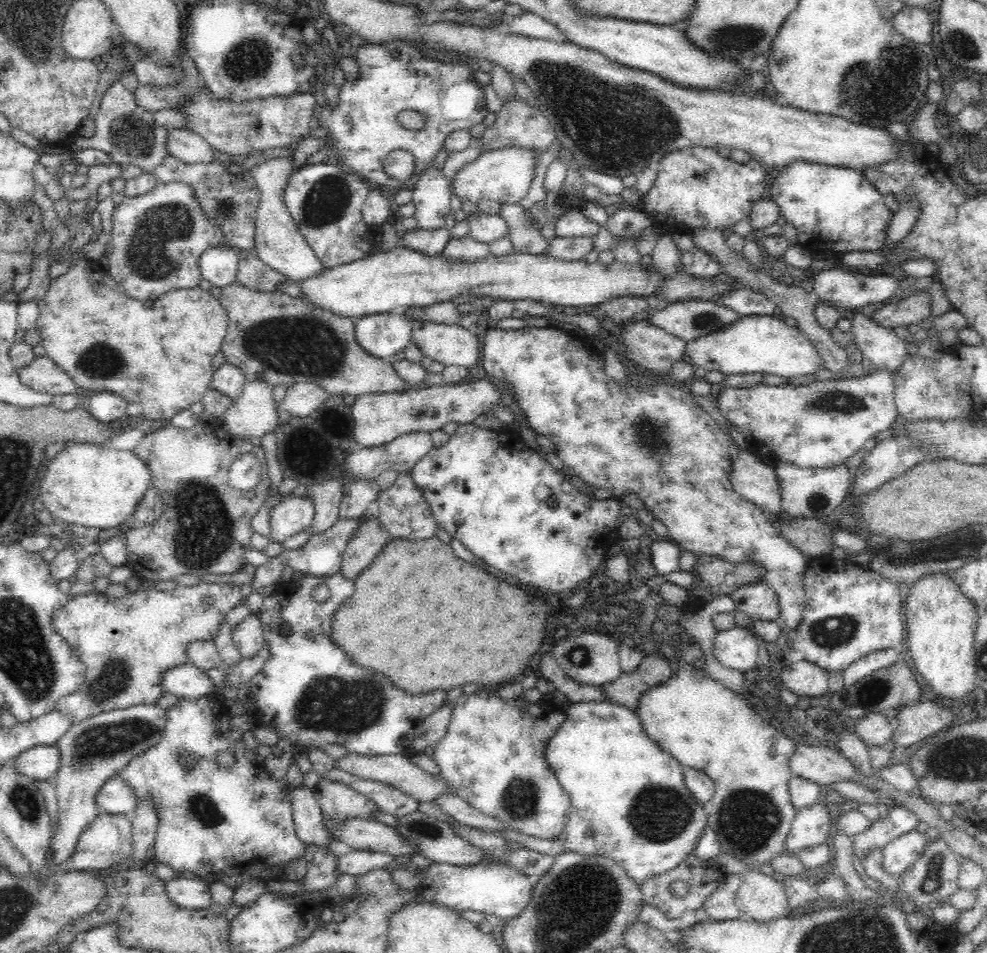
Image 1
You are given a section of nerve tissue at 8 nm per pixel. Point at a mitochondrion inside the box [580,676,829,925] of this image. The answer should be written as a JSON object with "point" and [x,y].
{"point":[748,819]}

